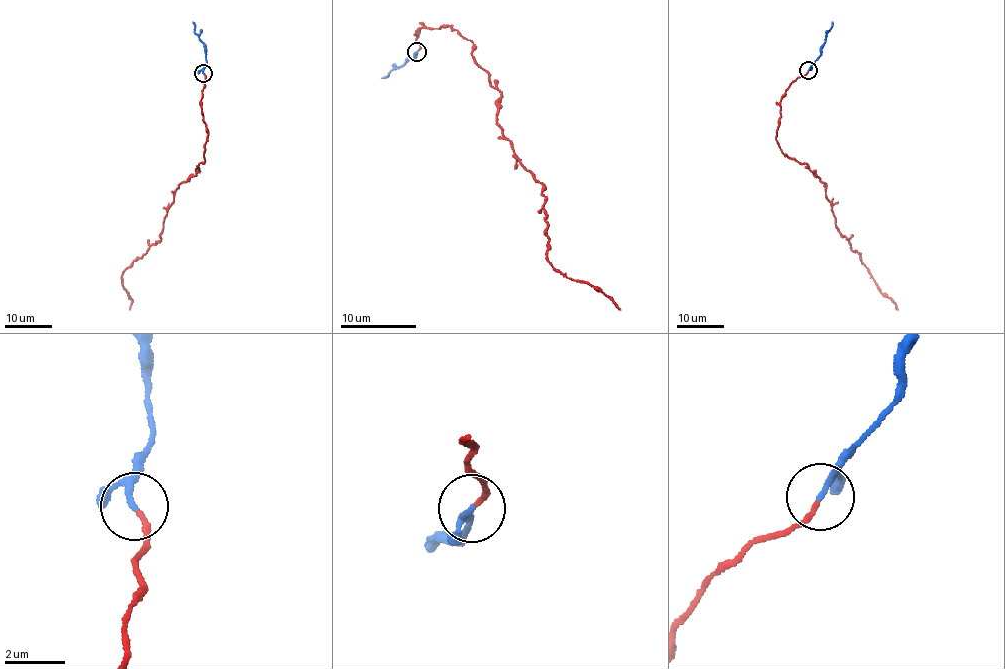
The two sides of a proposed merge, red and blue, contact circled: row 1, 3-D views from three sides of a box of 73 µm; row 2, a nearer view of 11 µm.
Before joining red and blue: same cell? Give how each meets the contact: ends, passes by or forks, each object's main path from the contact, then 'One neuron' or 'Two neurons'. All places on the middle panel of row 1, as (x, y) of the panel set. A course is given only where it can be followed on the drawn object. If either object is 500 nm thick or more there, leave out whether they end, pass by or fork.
At the ring red ends. At the ring blue passes by. Course of red: (417, 50), (424, 27), (472, 42), (501, 96), (502, 135), (543, 187), (547, 258), (621, 310). Course of blue: (417, 52), (415, 59), (407, 58), (380, 78). One neuron

